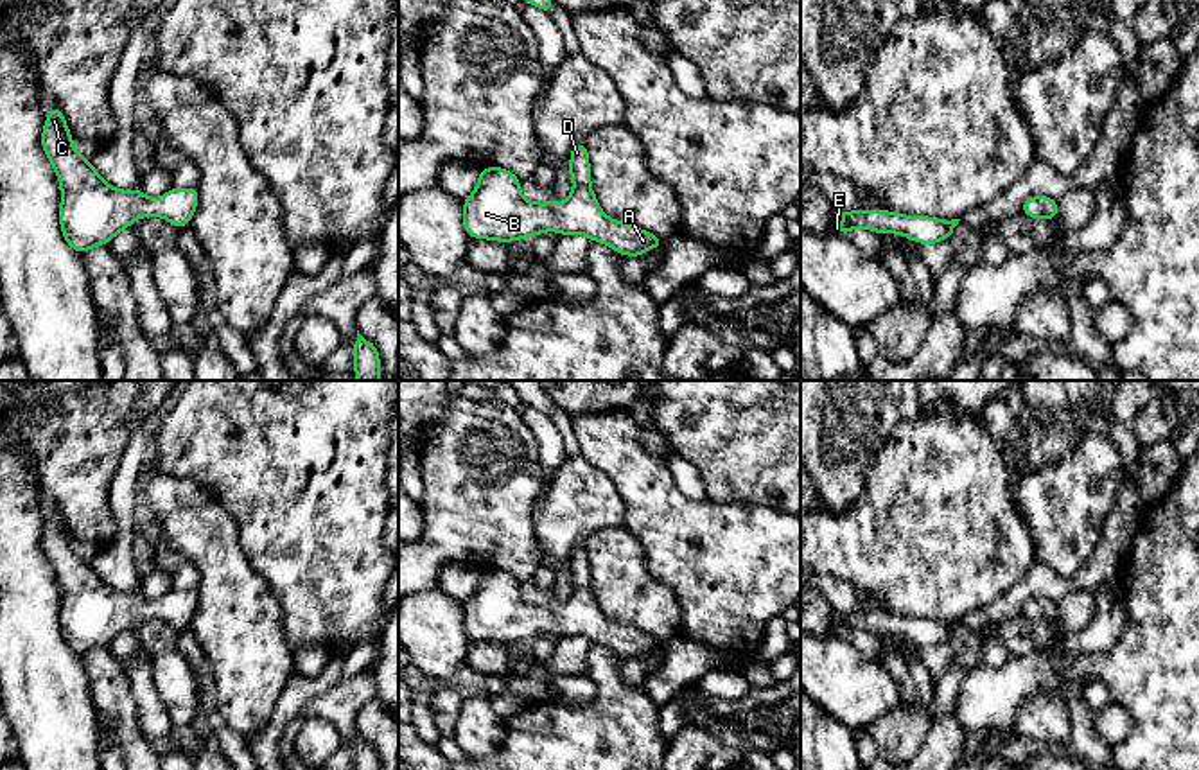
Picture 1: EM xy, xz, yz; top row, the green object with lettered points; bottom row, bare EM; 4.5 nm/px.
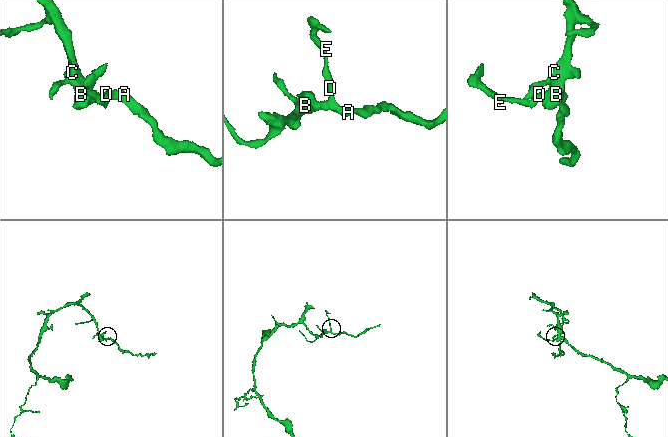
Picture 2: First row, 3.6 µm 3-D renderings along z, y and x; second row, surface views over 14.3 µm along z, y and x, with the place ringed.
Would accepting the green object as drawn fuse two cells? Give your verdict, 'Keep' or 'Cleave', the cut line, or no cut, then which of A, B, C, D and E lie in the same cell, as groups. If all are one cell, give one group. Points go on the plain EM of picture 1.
Keep. No split. Groups: A B C D E

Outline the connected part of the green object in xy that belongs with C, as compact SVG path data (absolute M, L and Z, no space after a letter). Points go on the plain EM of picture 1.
M59 508L50 510L45 521L41 537L41 549L52 565L59 587L61 587L61 610L59 625L65 643L74 653L81 657L101 646L108 646L118 634L131 628L136 619L160 617L174 626L178 632L188 628L199 601L197 591L171 591L160 601L147 599L140 591L136 592L117 592L108 587L101 576L93 571L92 564L83 560L74 551L74 540L70 538L68 528L63 521Z

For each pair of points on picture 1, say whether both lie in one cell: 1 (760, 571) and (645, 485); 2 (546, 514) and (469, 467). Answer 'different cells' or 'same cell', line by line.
1: same cell
2: different cells

